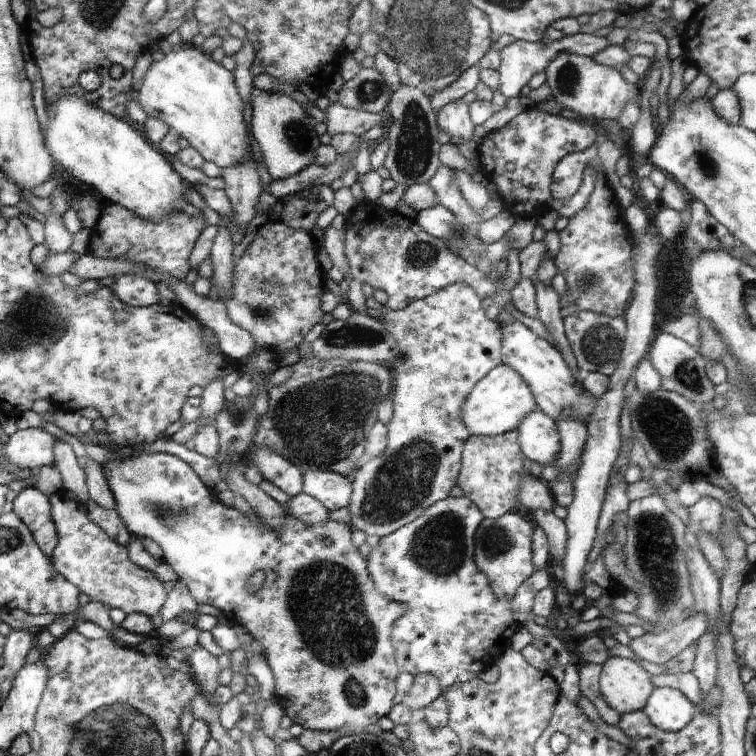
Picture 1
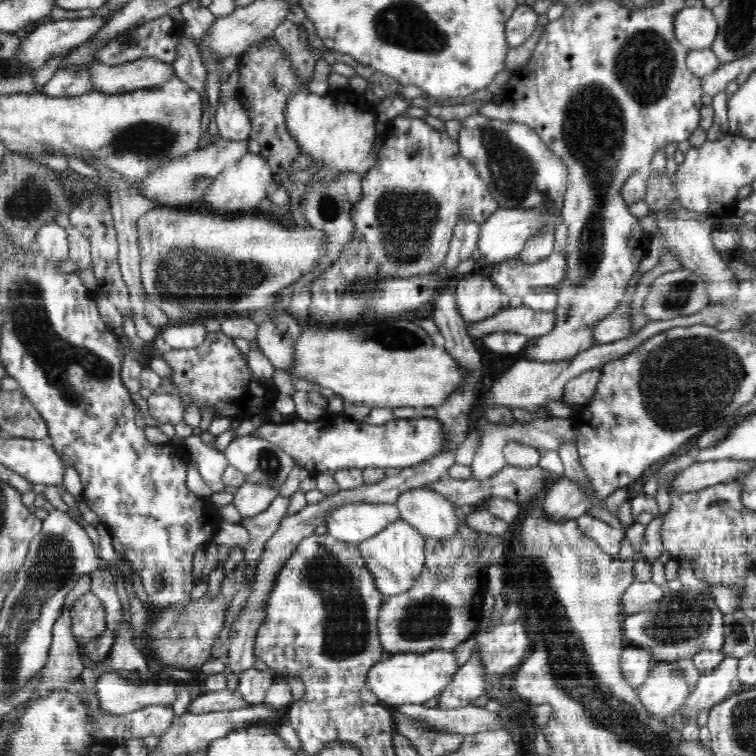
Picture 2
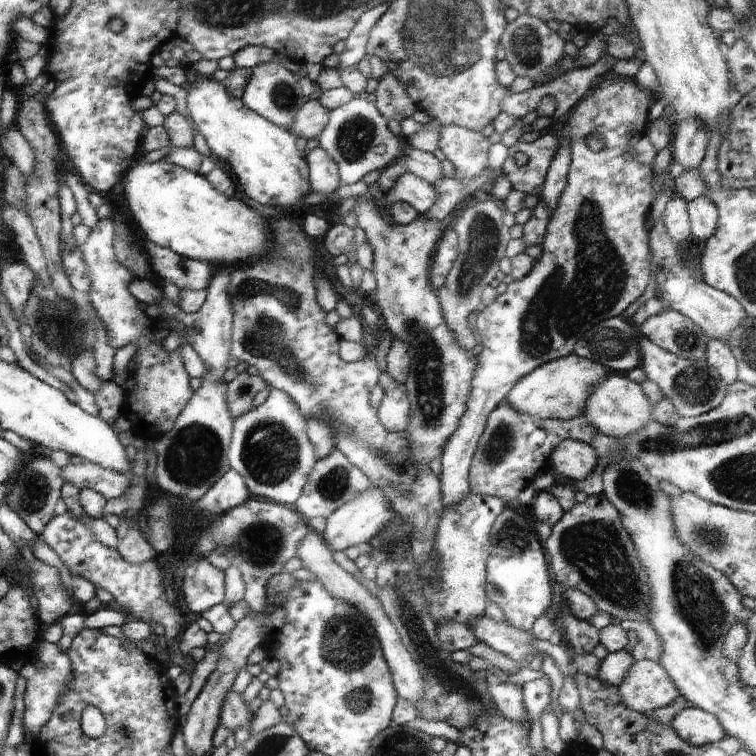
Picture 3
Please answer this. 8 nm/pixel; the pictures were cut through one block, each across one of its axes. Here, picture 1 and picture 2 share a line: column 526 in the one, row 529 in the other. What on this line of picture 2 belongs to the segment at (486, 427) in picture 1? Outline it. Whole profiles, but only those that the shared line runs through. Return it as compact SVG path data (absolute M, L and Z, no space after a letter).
M398 518L390 522L386 528L382 528L382 532L358 544L366 568L374 575L376 589L382 593L384 600L403 594L414 587L415 580L420 577L424 569L425 542L426 538L420 536L416 528L404 519Z

